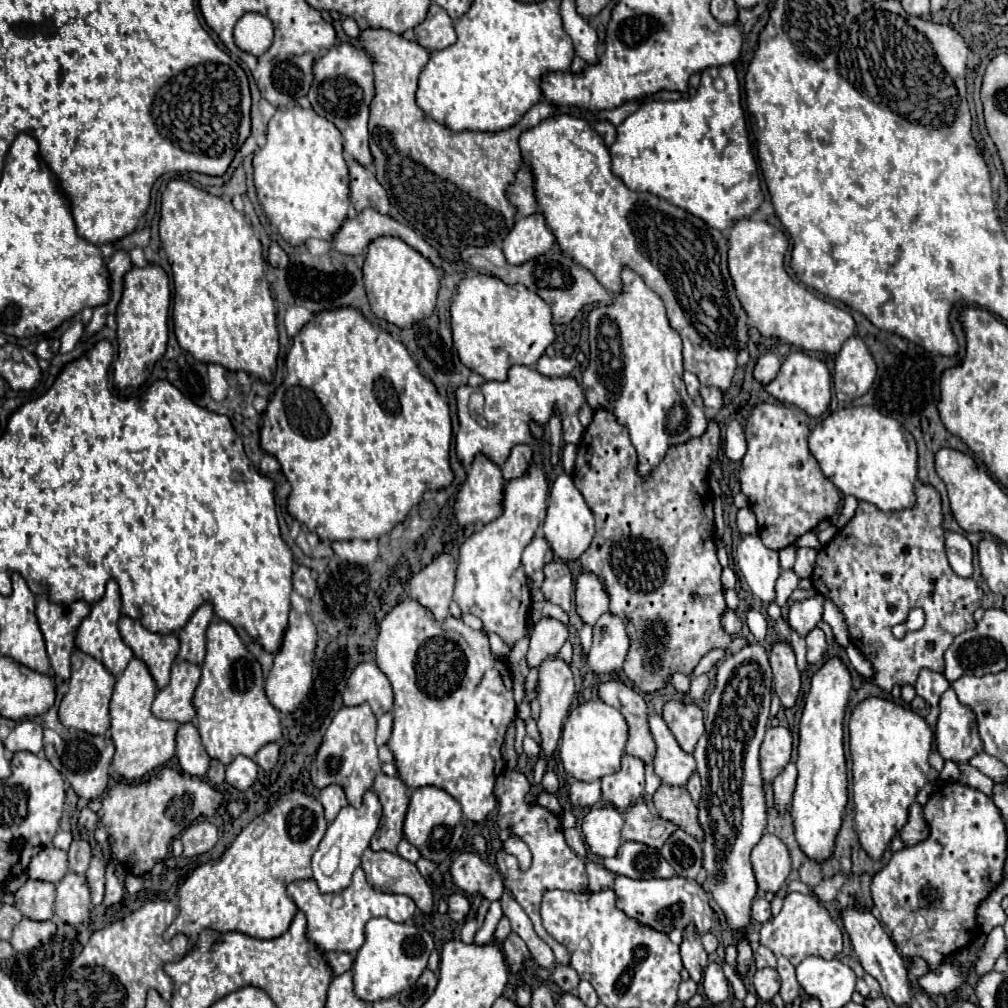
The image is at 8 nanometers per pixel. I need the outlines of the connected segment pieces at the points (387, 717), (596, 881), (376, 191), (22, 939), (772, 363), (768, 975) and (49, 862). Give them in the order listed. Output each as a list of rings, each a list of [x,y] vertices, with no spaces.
[[[384,713],[378,717],[378,731],[376,731],[376,745],[384,745],[388,743],[392,733],[392,713]]]
[[[586,863],[586,873],[588,873],[588,889],[590,891],[600,891],[600,889],[610,889],[612,883],[614,883],[614,873],[604,869],[602,865],[598,863]]]
[[[348,161],[350,169],[350,201],[356,211],[372,207],[378,213],[388,213],[388,195],[384,193],[384,187],[376,181],[374,169],[360,165],[358,161]]]
[[[24,917],[14,927],[14,935],[10,943],[16,951],[30,951],[38,947],[42,941],[46,941],[48,937],[52,937],[54,933],[56,933],[56,925],[52,921],[34,921]]]
[[[764,353],[754,365],[754,379],[762,381],[762,383],[772,381],[776,377],[778,369],[780,369],[780,357],[774,353]]]
[[[758,969],[754,975],[754,989],[762,1001],[770,1001],[780,989],[780,977],[776,969]]]
[[[48,845],[38,855],[32,857],[26,873],[30,879],[58,883],[68,873],[68,855],[66,851],[56,849],[54,845]]]

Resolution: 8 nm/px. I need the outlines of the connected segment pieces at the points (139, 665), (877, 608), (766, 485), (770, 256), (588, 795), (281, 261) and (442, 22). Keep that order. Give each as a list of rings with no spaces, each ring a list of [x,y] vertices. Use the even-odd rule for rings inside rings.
[[[132,657],[126,671],[118,677],[114,695],[110,701],[110,719],[112,719],[110,733],[112,733],[112,741],[116,745],[112,769],[120,777],[130,779],[130,781],[142,779],[152,769],[164,765],[166,761],[172,759],[172,755],[176,751],[176,733],[178,733],[180,723],[154,717],[154,713],[150,711],[154,697],[156,697],[156,683],[154,683],[148,667],[144,665],[142,659]]]
[[[916,483],[914,507],[896,513],[884,513],[874,505],[860,501],[856,515],[848,521],[848,525],[840,529],[840,533],[818,551],[816,567],[812,573],[814,589],[838,605],[850,627],[852,643],[866,655],[866,659],[872,661],[876,669],[874,681],[878,687],[886,691],[890,691],[892,685],[904,685],[904,683],[914,685],[920,669],[944,671],[944,651],[948,649],[948,645],[954,641],[956,635],[976,625],[972,615],[976,607],[980,607],[984,593],[974,579],[958,577],[948,565],[944,532],[938,491],[932,485]],[[914,607],[920,607],[924,611],[926,615],[924,627],[918,631],[908,631],[900,641],[894,639],[890,629],[896,623],[904,623],[910,609]]]
[[[762,403],[746,421],[748,451],[742,459],[740,485],[750,509],[758,519],[758,533],[766,547],[778,551],[792,545],[800,535],[812,531],[822,519],[830,519],[840,505],[840,491],[820,471],[808,449],[806,413],[782,403]]]
[[[756,219],[734,221],[728,229],[728,271],[740,305],[764,337],[776,337],[804,351],[838,353],[840,345],[854,335],[856,323],[852,315],[790,279],[784,269],[788,241],[780,229],[776,233],[774,229],[770,223]]]
[[[574,781],[570,785],[570,801],[582,807],[592,807],[600,803],[600,781],[592,781],[592,783]]]
[[[272,241],[270,249],[268,249],[268,263],[278,269],[284,269],[288,265],[288,255],[282,251],[282,247],[276,241]]]
[[[432,3],[428,7],[426,19],[414,27],[414,33],[416,33],[416,41],[430,51],[444,49],[456,41],[456,31],[454,31],[452,19],[436,3]]]

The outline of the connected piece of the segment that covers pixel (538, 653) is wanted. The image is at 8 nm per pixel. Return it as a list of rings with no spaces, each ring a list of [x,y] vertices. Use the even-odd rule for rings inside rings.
[[[540,619],[530,633],[528,665],[540,667],[544,659],[554,657],[568,639],[568,627],[556,619]]]

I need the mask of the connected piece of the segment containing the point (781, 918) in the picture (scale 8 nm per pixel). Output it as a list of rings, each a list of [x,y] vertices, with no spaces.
[[[788,893],[784,899],[782,911],[766,921],[760,929],[760,943],[774,951],[776,957],[784,955],[798,965],[808,955],[820,955],[824,959],[834,959],[842,951],[842,931],[836,921],[830,917],[828,909],[818,901],[816,895],[808,893]]]

